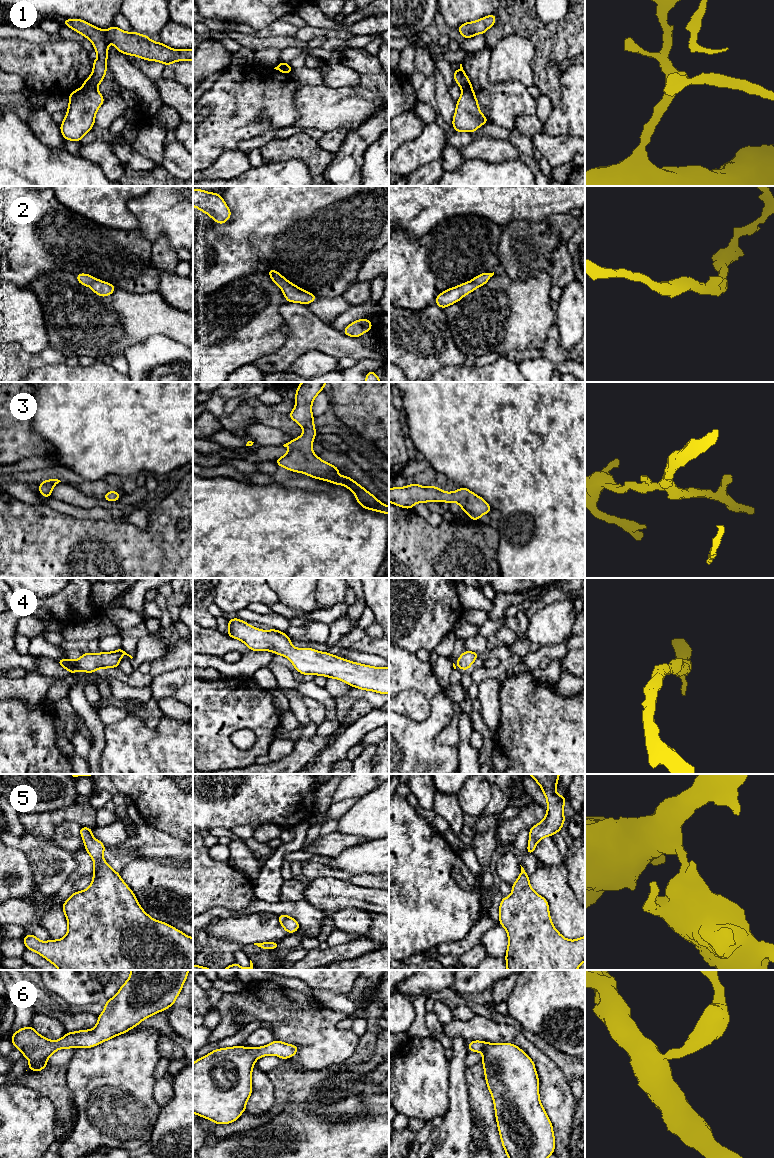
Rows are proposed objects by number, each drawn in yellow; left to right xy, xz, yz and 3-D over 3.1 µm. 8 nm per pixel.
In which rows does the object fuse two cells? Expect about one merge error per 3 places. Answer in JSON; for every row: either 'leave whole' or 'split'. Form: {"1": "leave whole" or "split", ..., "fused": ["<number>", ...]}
{"1": "split", "2": "leave whole", "3": "leave whole", "4": "leave whole", "5": "leave whole", "6": "leave whole", "fused": ["1"]}

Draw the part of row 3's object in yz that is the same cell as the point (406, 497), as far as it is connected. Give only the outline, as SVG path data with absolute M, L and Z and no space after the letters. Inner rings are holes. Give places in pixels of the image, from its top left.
M415 483L389 489L389 502L402 508L412 509L416 503L430 501L456 502L474 521L492 509L483 498L462 486L454 492L444 492L436 486L424 487Z

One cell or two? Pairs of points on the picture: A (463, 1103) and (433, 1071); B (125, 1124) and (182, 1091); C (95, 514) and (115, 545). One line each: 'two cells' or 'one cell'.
A: two cells
B: two cells
C: two cells

